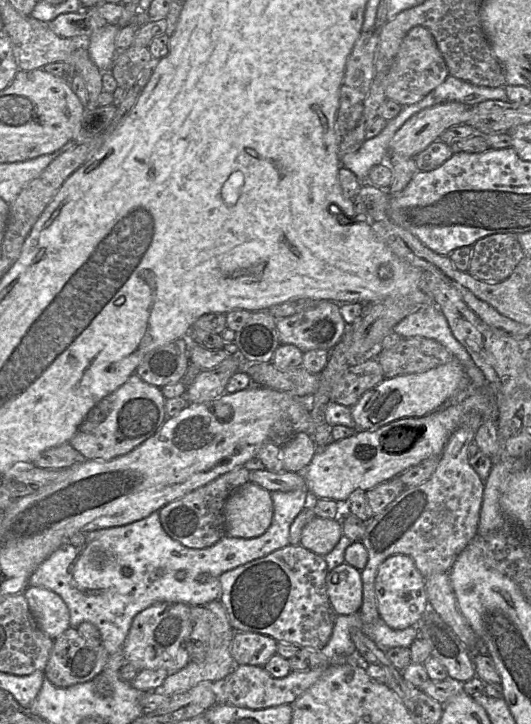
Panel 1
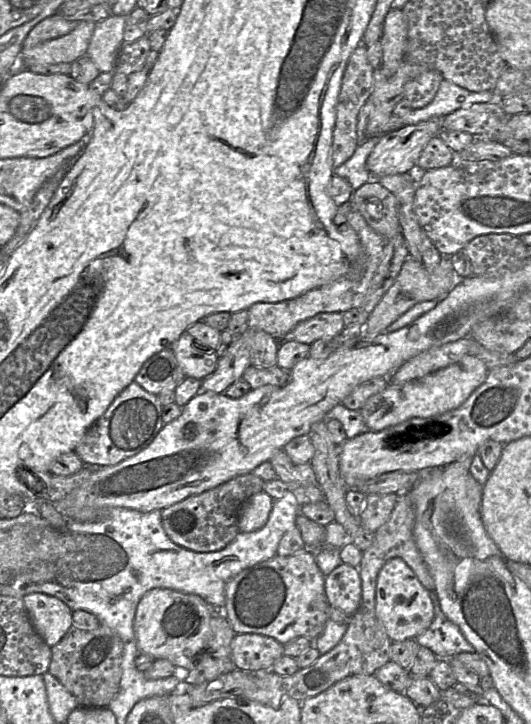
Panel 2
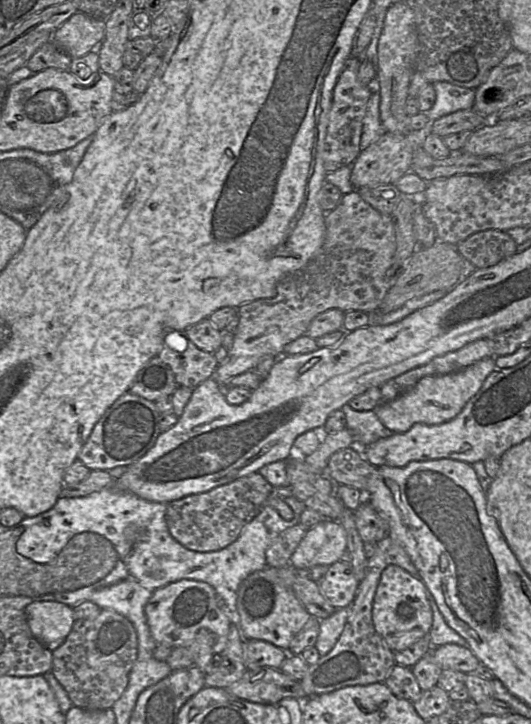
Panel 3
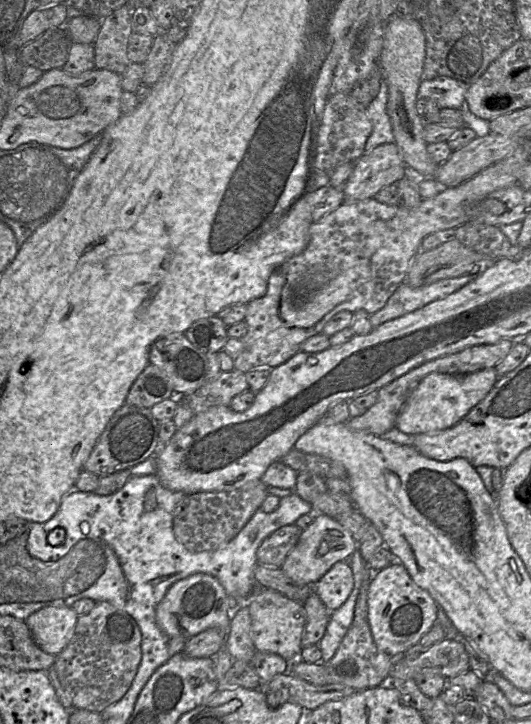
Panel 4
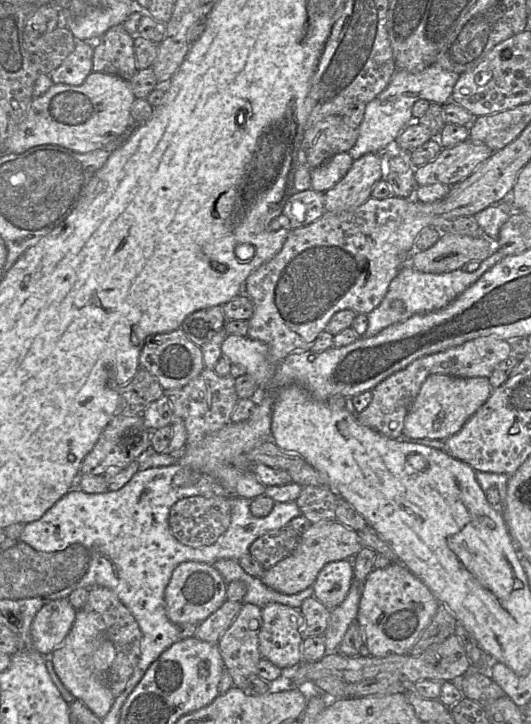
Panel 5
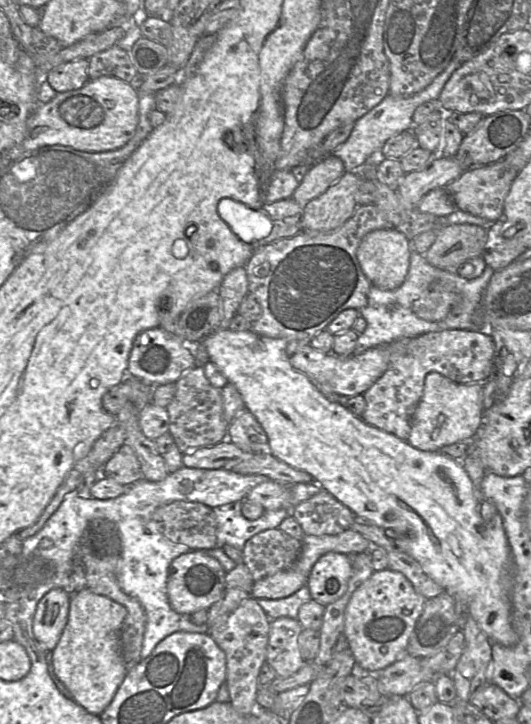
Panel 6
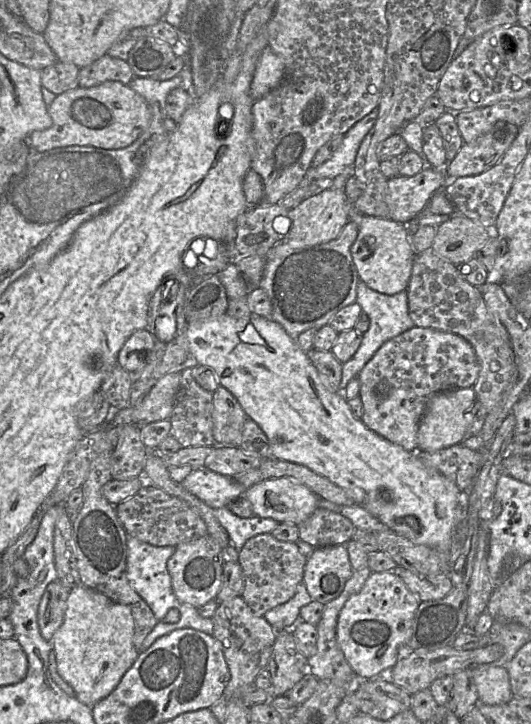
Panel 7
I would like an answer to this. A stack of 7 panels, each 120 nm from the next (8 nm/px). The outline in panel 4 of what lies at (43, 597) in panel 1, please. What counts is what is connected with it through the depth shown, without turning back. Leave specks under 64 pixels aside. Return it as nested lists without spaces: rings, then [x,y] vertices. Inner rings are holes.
[[[46,606],[26,619],[35,643],[45,652],[56,656],[69,642],[78,614],[68,606]]]

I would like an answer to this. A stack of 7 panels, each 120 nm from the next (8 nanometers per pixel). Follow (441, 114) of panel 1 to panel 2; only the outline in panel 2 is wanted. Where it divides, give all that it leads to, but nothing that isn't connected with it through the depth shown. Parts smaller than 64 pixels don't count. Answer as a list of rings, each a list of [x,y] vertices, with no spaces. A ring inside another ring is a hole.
[[[430,119],[382,136],[367,159],[373,179],[412,173],[426,145],[442,130],[442,119]]]

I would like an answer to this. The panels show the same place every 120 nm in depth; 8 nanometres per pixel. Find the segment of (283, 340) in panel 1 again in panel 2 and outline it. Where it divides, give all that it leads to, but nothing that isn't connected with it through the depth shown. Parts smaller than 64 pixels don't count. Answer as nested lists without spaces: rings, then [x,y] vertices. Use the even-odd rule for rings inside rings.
[[[322,312],[299,322],[285,337],[311,345],[317,340],[331,340],[345,328],[343,313]]]

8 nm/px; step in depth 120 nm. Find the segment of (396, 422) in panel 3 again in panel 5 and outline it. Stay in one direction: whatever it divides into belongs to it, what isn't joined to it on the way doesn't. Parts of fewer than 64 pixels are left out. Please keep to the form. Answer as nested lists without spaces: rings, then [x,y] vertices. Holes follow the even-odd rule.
[[[444,374],[428,376],[405,417],[403,437],[408,440],[445,441],[464,426],[489,399],[492,391],[487,377],[461,378]]]

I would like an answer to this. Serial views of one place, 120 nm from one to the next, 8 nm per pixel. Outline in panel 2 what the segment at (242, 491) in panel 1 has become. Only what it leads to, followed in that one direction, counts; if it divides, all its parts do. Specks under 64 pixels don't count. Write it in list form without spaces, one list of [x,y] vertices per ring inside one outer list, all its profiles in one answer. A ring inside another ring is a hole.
[[[263,490],[251,496],[244,503],[239,513],[239,532],[253,532],[264,527],[273,503],[274,499]]]

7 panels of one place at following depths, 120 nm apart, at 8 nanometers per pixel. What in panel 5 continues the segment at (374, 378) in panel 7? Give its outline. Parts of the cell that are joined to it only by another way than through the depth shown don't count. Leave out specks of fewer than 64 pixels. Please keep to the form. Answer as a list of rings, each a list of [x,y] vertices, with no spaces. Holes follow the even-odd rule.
[[[486,336],[467,341],[442,352],[420,357],[404,369],[391,374],[377,384],[372,389],[370,404],[362,412],[355,414],[355,416],[361,424],[387,437],[395,439],[404,438],[405,417],[428,376],[444,374],[461,378],[489,378],[495,368],[511,354],[511,341],[506,341],[495,336]]]

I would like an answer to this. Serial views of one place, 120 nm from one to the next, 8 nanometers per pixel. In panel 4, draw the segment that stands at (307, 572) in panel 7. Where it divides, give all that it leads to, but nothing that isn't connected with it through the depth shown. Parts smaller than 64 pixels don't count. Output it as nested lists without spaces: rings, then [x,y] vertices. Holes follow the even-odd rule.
[[[338,561],[315,583],[314,592],[329,611],[340,607],[353,589],[353,573],[348,561]]]

